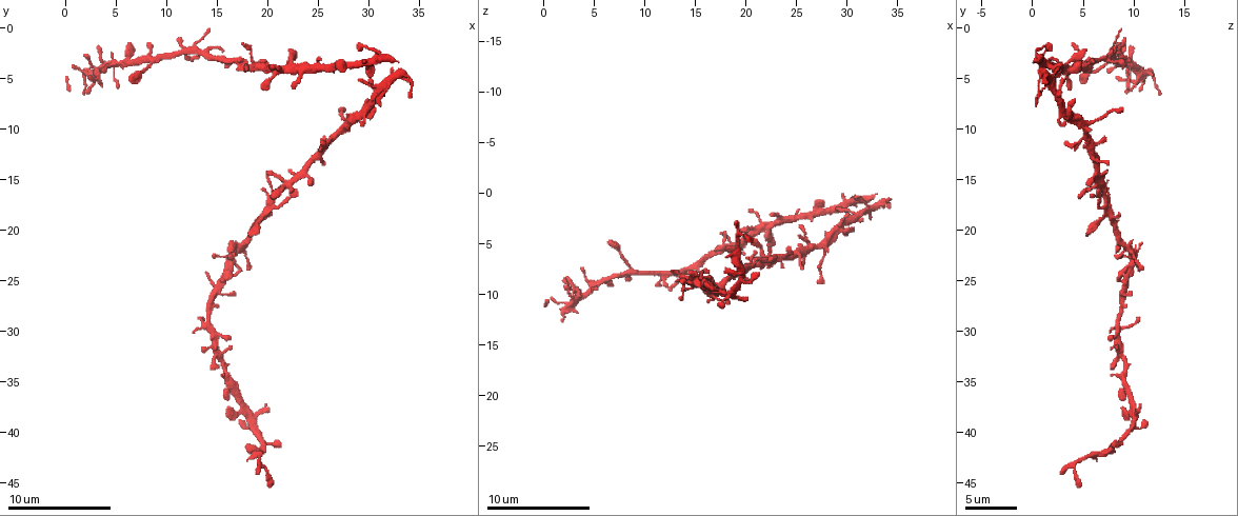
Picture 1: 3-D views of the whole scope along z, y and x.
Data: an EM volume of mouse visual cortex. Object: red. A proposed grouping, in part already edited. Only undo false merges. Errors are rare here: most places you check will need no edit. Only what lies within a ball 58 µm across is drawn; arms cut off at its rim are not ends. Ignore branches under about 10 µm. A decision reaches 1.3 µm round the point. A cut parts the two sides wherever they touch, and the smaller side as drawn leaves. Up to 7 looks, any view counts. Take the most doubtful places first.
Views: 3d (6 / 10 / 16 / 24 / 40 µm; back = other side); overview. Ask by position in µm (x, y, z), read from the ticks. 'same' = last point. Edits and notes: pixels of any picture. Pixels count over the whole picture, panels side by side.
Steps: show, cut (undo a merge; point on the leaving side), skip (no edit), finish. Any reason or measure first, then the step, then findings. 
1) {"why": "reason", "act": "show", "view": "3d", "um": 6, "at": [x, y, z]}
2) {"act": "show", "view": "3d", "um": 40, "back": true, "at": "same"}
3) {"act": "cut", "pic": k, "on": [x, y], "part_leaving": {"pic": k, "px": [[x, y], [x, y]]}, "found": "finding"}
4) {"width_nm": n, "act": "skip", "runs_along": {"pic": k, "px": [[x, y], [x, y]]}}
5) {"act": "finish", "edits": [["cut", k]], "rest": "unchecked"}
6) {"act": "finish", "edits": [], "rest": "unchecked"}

{"why": "calibre changes", "act": "show", "view": "3d", "um": 16, "at": [14.2, 29.8, 8.4]}

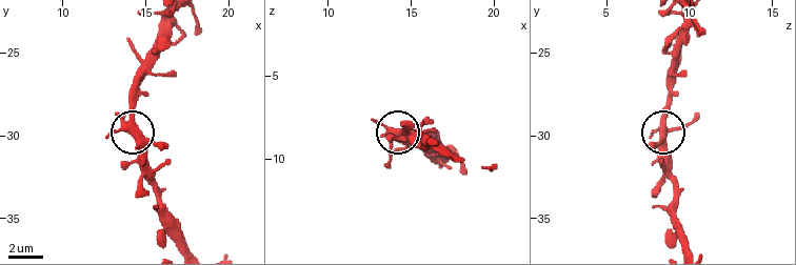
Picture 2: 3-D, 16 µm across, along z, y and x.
{"act": "show", "view": "3d", "um": 6, "at": [14.4, 29.6, 8.5]}

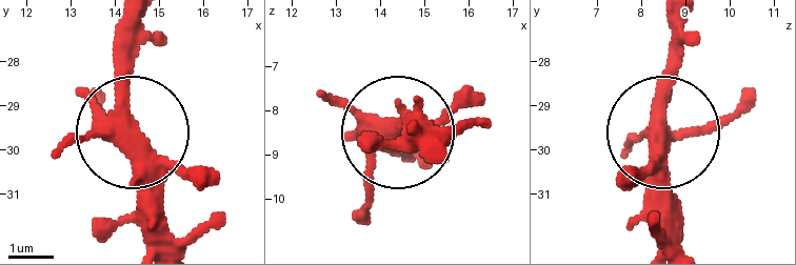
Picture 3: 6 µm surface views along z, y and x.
{"width_nm": 380, "act": "skip", "found": "one neuron here"}

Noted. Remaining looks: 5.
{"why": "side arm on a straight run", "act": "show", "view": "3d", "um": 10, "at": [20.2, 17.8, 7.0]}

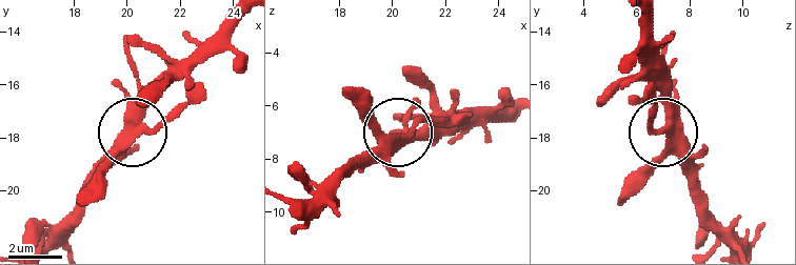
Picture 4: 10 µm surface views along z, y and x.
{"arms": 3, "act": "skip", "runs_along": {"pic": 4, "px": [[639, 17], [643, 70], [664, 104], [667, 145], [696, 177]]}, "found": "continuous, no second neuron"}

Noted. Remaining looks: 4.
{"act": "show", "view": "3d", "um": 10, "at": [26.6, 10.4, 5.0]}

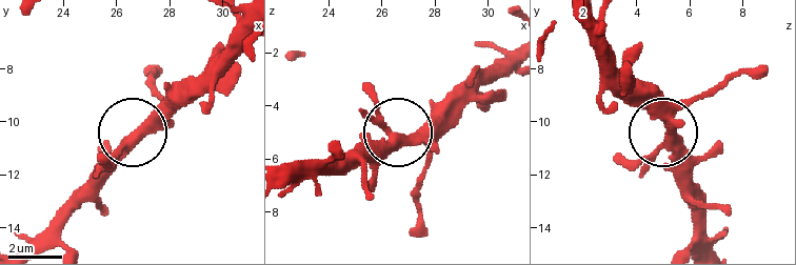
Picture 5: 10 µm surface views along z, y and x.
{"why": "other side", "act": "show", "view": "3d", "um": 10, "back": true, "at": [26.7, 10.7, 5.2]}

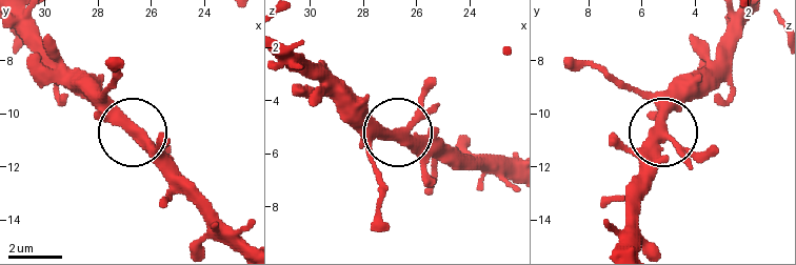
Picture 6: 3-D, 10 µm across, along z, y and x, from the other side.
{"side_arm_um": 47, "act": "skip", "runs_along": {"pic": 6, "px": [[651, 137], [661, 137], [661, 157], [648, 182]]}, "found": "all the same neuron"}

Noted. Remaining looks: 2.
{"act": "finish", "edits": [], "rest": "unchecked"}

